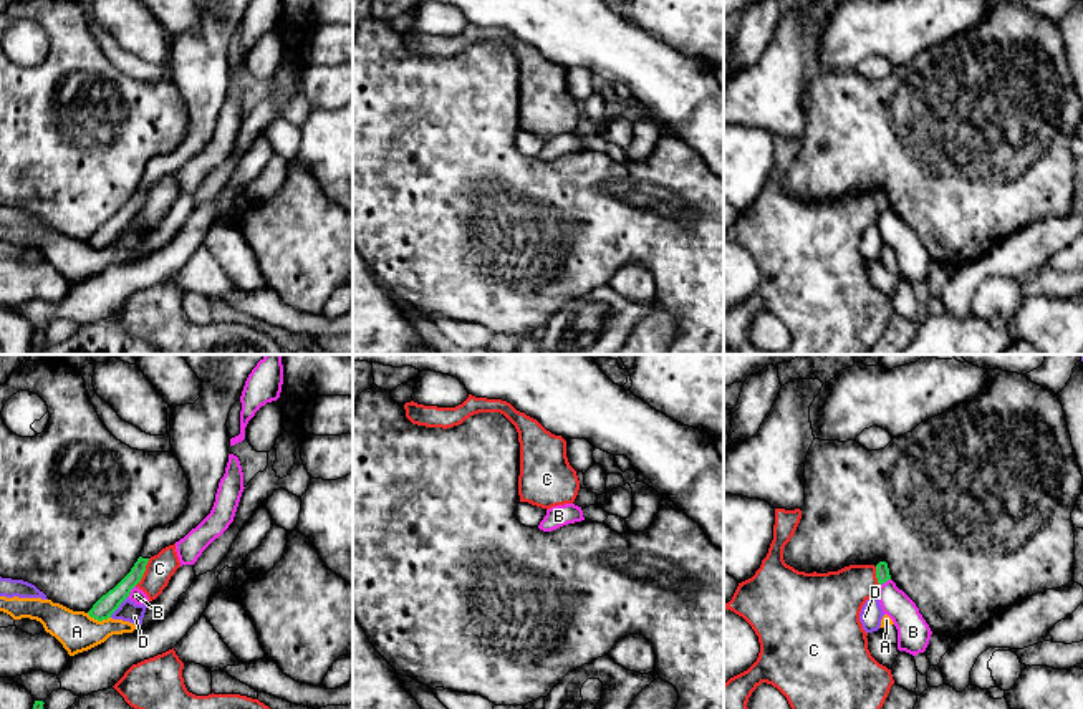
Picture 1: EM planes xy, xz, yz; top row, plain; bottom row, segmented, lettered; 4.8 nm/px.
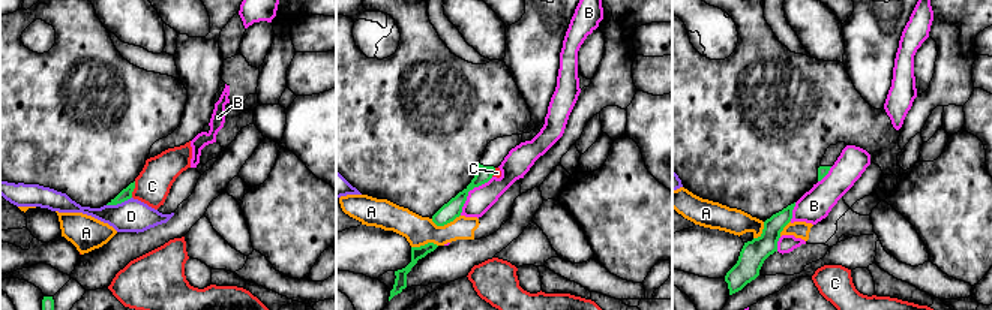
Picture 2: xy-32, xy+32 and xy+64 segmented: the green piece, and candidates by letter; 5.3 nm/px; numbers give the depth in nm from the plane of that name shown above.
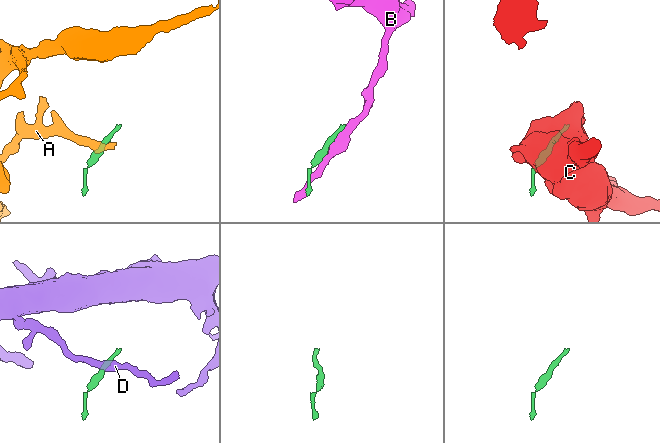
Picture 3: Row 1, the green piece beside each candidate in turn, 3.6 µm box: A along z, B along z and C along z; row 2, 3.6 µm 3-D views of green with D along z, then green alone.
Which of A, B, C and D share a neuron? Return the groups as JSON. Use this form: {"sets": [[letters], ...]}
{"sets": [["A"], ["B"], ["C"], ["D"]]}

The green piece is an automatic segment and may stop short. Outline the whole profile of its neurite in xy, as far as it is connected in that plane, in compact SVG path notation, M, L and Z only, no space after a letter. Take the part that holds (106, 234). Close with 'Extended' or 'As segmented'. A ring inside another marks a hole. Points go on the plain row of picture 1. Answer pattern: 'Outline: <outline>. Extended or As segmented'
Outline: M252 0L194 2L202 10L200 27L194 33L172 36L169 61L172 83L189 109L189 131L179 147L156 156L146 166L141 186L131 200L93 234L88 244L98 250L111 247L129 225L141 210L151 186L184 167L214 136L230 83L229 41L240 28Z. Extended

